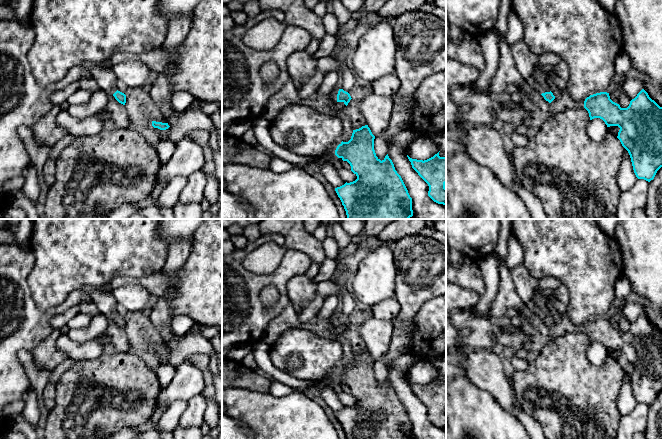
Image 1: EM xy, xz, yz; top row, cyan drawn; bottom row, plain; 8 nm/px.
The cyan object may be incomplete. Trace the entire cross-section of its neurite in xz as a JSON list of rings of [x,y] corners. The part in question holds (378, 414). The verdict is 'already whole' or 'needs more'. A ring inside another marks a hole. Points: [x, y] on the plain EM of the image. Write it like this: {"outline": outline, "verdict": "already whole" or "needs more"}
{"outline": [[[368,349],[353,354],[348,366],[341,366],[335,379],[351,390],[351,395],[357,403],[350,407],[335,412],[346,439],[413,439],[412,422],[401,402],[395,394],[388,378],[381,385],[374,374],[375,360]]], "verdict": "already whole"}

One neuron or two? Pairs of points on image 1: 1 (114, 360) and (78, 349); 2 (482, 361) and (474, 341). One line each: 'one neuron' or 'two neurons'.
1: two neurons
2: two neurons

